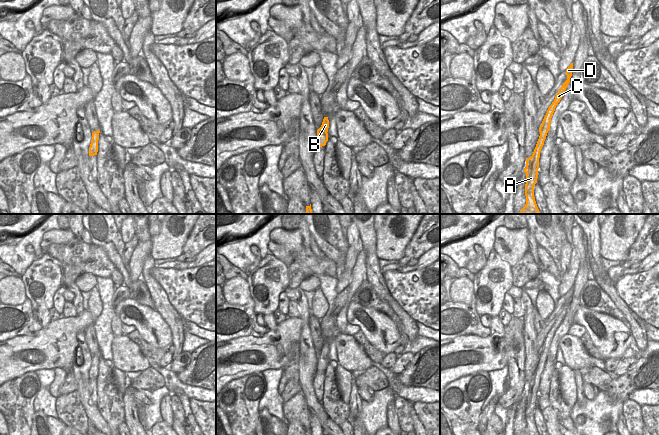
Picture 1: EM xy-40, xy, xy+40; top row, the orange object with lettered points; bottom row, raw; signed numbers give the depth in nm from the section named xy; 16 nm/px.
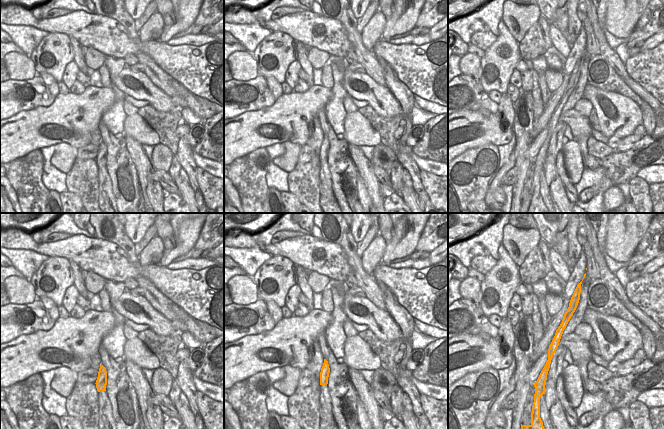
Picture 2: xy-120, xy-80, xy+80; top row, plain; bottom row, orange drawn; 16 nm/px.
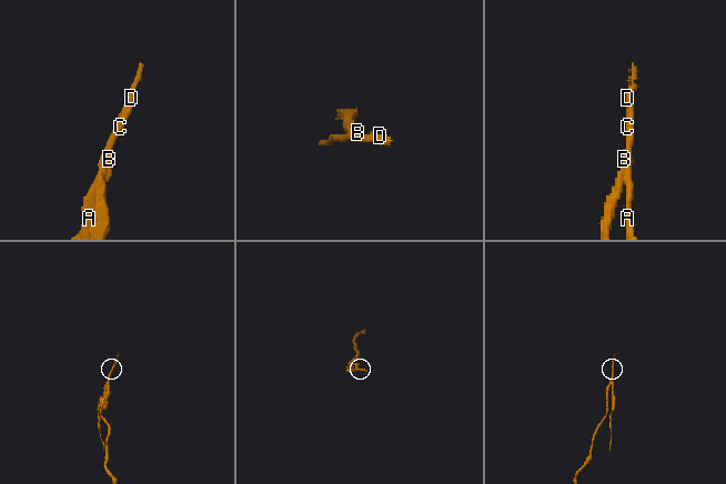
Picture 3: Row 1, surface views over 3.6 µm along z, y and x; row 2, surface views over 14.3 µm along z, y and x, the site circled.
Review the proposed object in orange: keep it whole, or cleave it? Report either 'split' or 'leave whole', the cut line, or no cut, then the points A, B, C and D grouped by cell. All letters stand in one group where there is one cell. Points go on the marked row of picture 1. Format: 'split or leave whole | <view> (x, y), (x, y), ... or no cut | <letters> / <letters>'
split | xy (321, 127), (317, 140) | A C D / B

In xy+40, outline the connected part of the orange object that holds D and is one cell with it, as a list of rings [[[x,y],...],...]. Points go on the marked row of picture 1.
[[[573,63],[566,69],[567,80],[563,83],[562,87],[557,92],[554,101],[549,106],[547,113],[541,123],[539,128],[540,136],[537,141],[536,147],[532,156],[526,159],[526,167],[524,168],[524,172],[526,173],[526,184],[525,184],[525,196],[526,196],[526,204],[523,209],[516,214],[541,214],[534,197],[534,186],[537,183],[538,178],[538,169],[539,169],[539,158],[540,152],[544,145],[544,141],[547,136],[548,126],[551,123],[551,118],[555,111],[556,106],[560,102],[565,90],[570,82],[570,78],[572,76]]]

